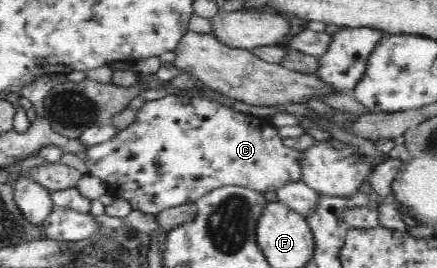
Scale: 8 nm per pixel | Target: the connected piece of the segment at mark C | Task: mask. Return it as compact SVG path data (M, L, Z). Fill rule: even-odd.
M167 96L163 99L155 99L155 101L147 101L141 109L137 111L137 117L129 127L122 129L109 141L92 145L82 155L89 174L102 179L107 184L108 193L114 198L126 199L135 211L141 213L151 213L156 216L168 207L195 203L200 197L208 194L210 191L223 186L243 186L252 189L253 191L261 192L277 191L279 187L287 185L287 183L297 183L301 181L301 159L303 159L303 150L293 149L283 144L282 138L278 134L278 128L274 125L265 125L259 116L249 116L241 112L233 110L233 107L228 107L219 104L215 100L199 97L179 97Z

